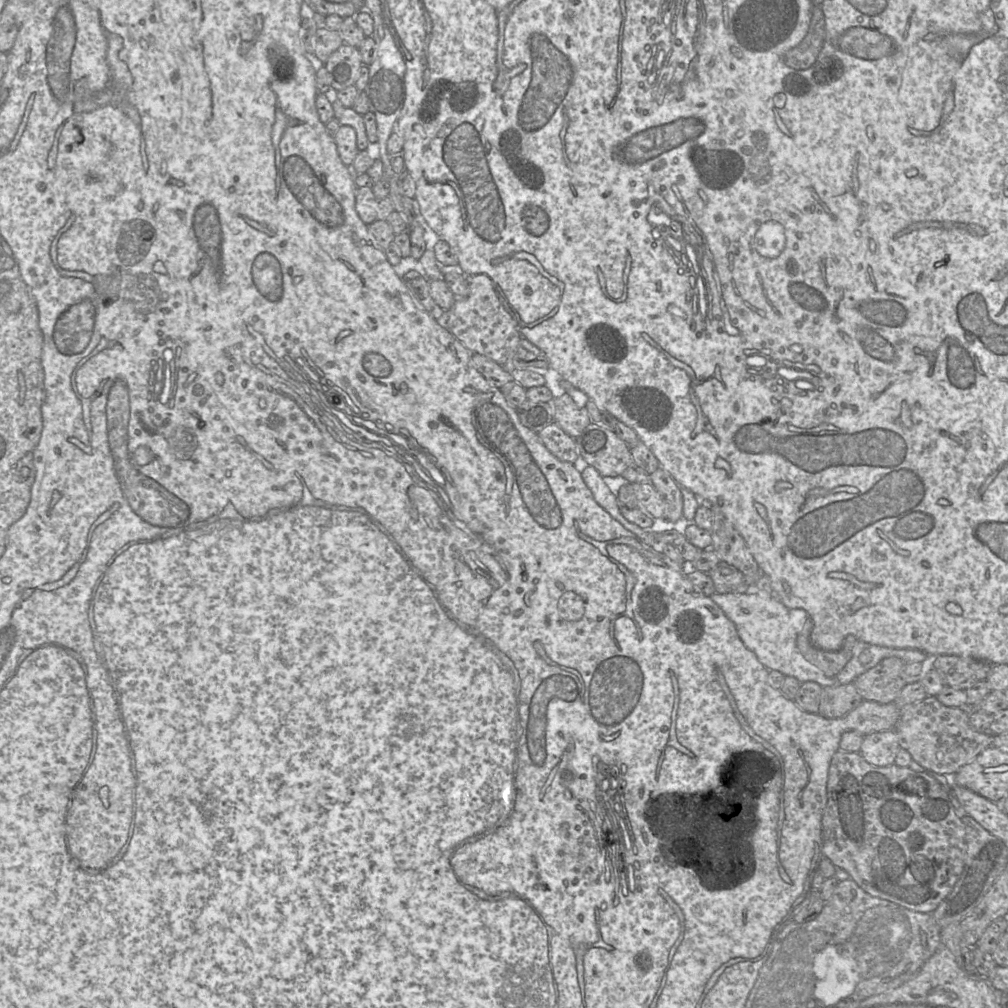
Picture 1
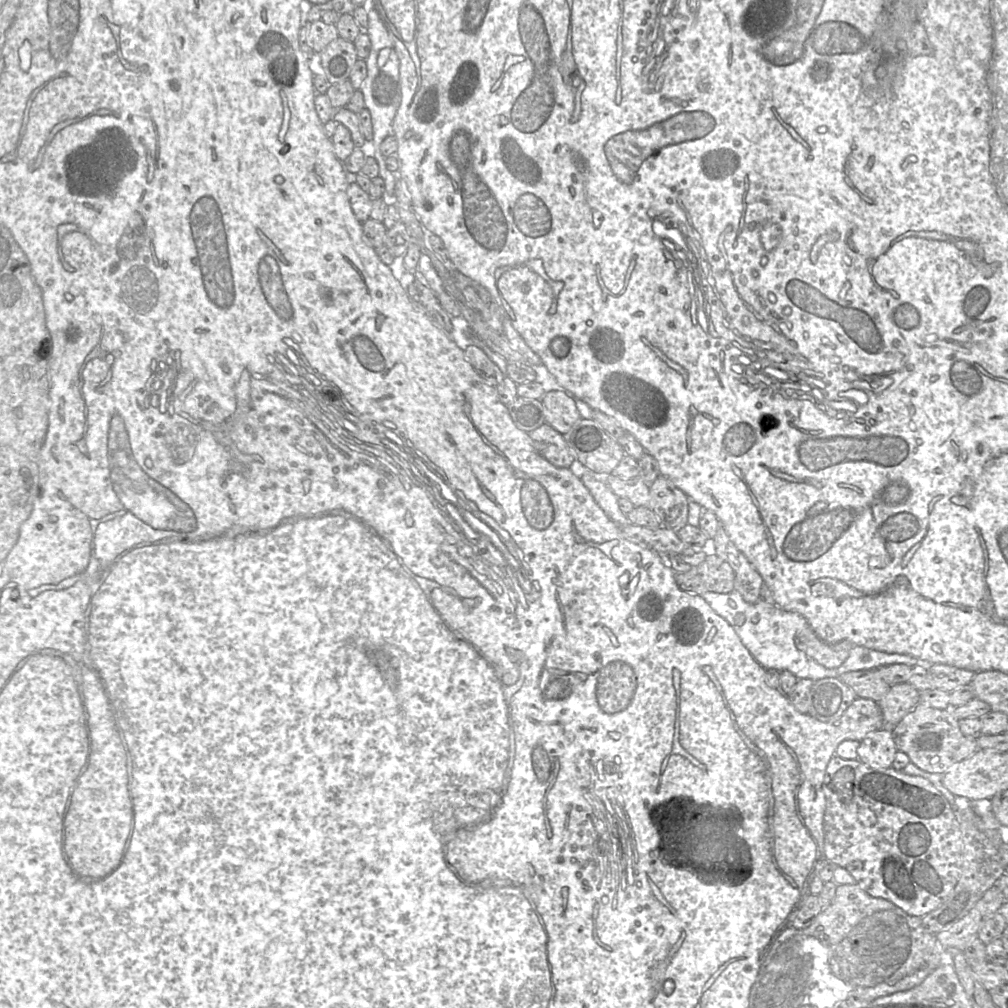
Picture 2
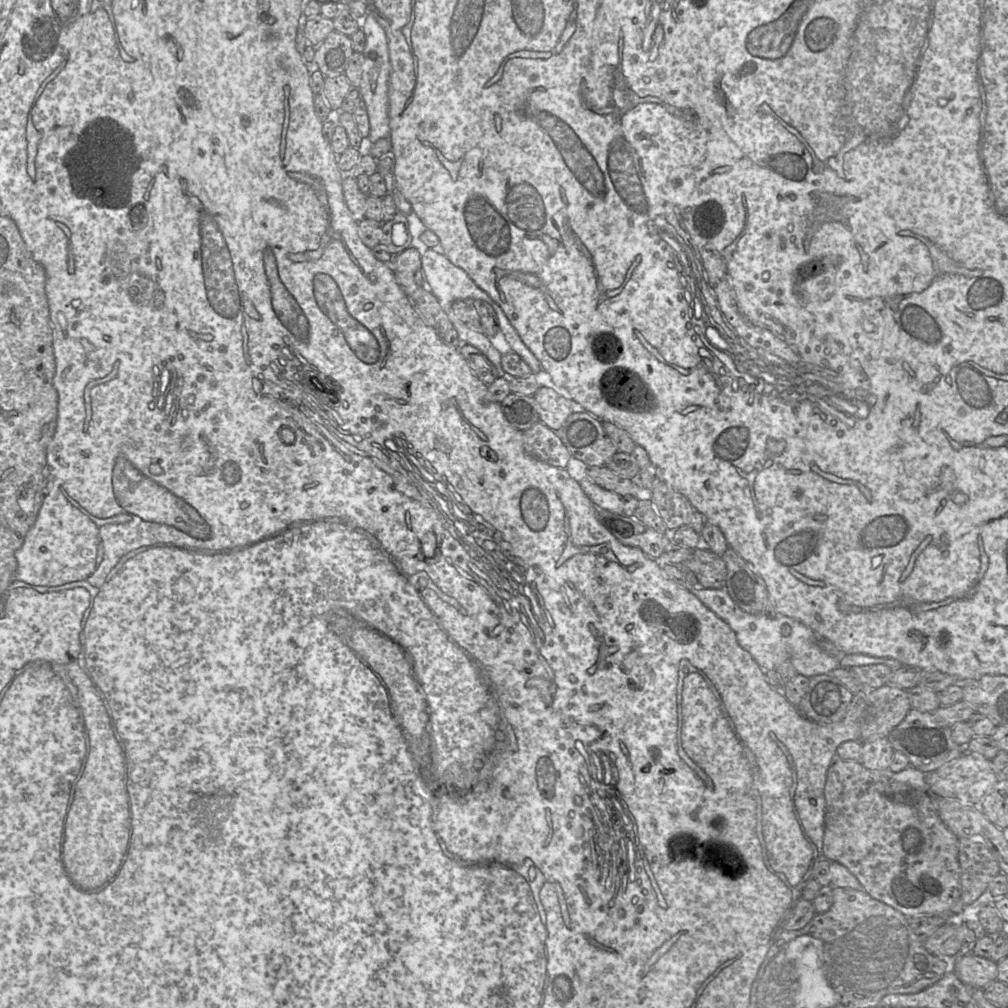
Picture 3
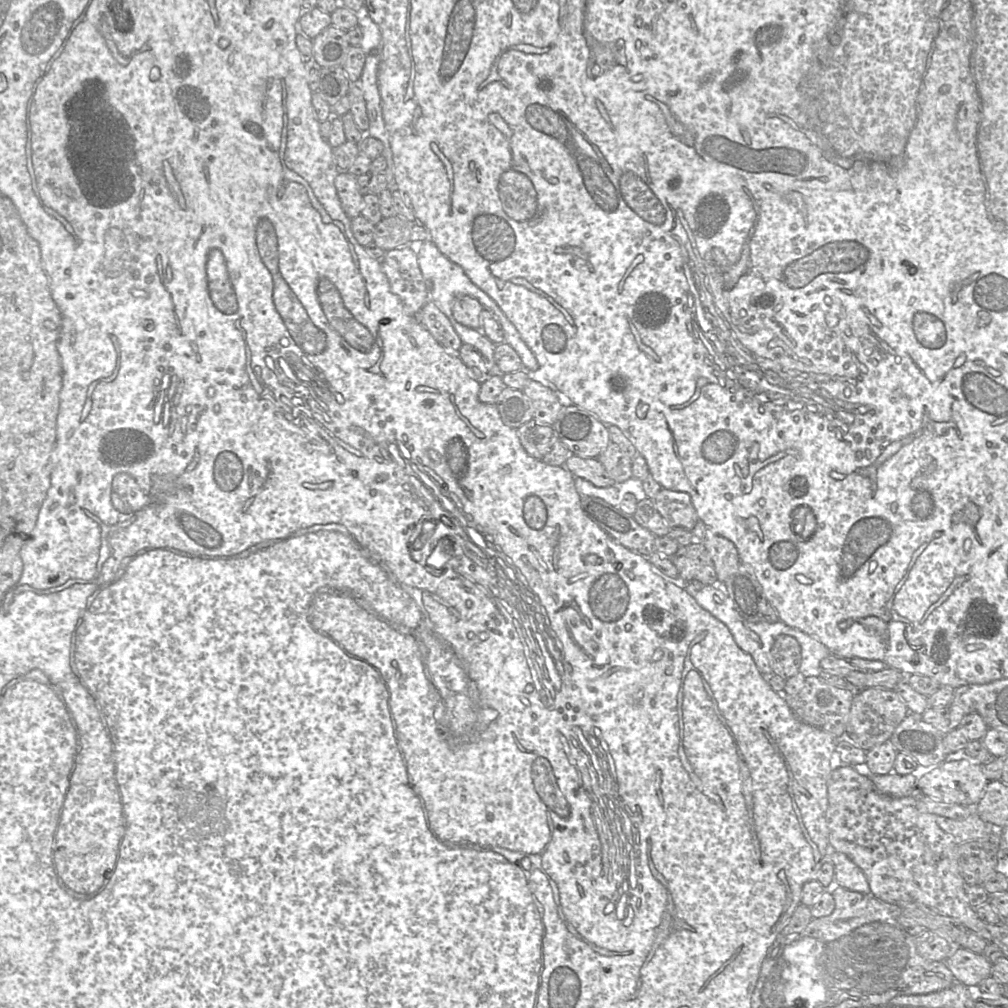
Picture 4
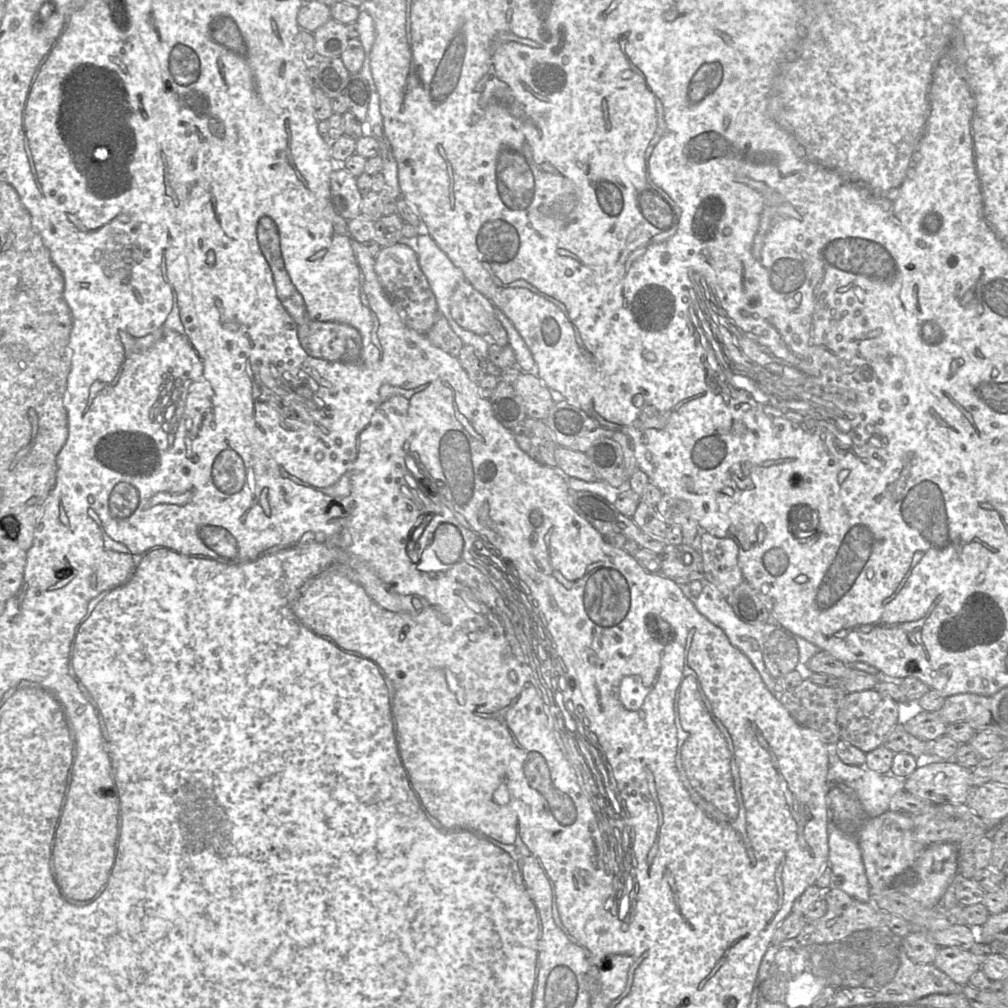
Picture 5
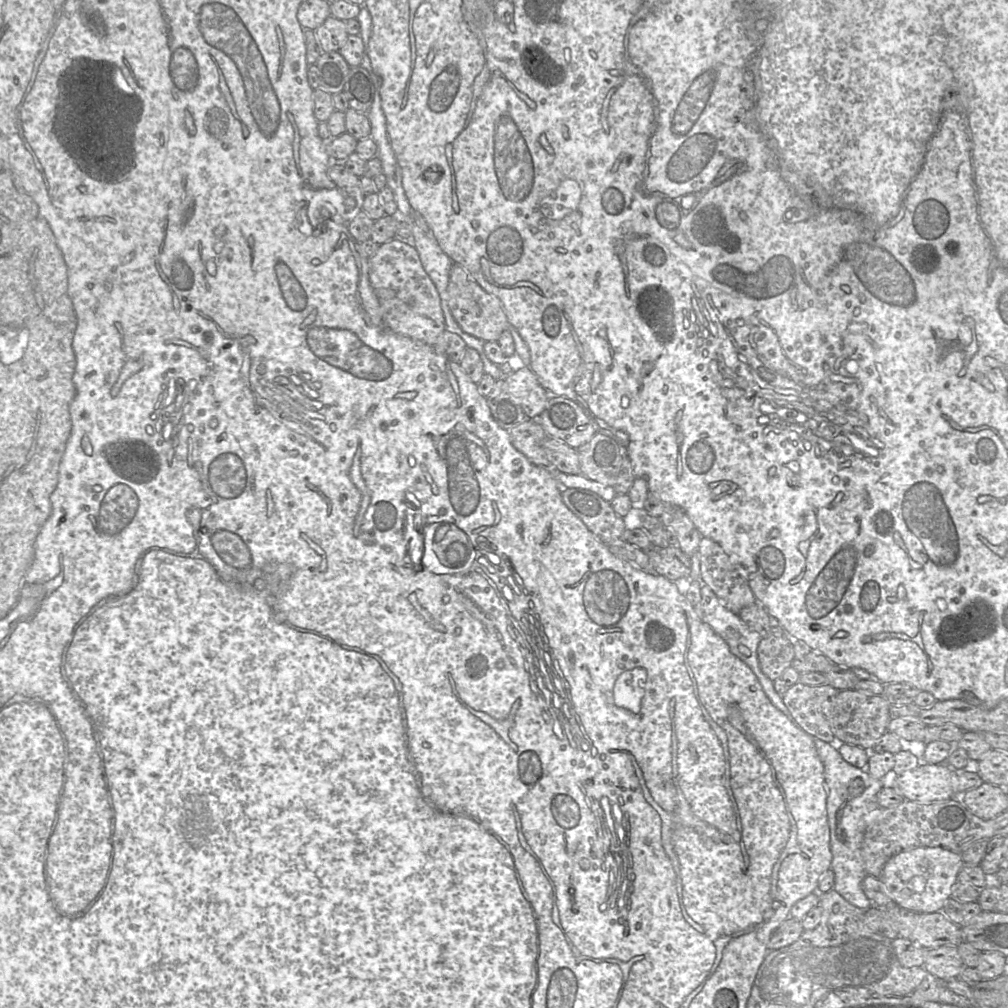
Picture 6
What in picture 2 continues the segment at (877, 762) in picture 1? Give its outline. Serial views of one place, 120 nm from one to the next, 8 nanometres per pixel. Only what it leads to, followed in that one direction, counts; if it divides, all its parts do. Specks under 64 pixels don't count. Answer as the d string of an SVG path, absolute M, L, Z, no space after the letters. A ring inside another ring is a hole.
M880 729L860 741L858 759L873 769L888 769L897 751L892 731Z

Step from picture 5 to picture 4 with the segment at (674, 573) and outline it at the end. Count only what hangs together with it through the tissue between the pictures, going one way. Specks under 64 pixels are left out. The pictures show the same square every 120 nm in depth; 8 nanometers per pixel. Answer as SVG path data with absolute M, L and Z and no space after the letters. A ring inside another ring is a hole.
M693 541L680 545L672 556L669 556L679 571L679 582L698 580L704 585L717 584L714 563L702 541Z

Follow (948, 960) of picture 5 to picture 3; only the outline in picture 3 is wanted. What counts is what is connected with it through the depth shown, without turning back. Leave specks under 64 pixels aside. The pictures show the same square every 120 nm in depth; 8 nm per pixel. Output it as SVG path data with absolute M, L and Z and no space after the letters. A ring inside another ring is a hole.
M974 953L955 957L954 973L969 988L984 989L997 980L997 963Z

